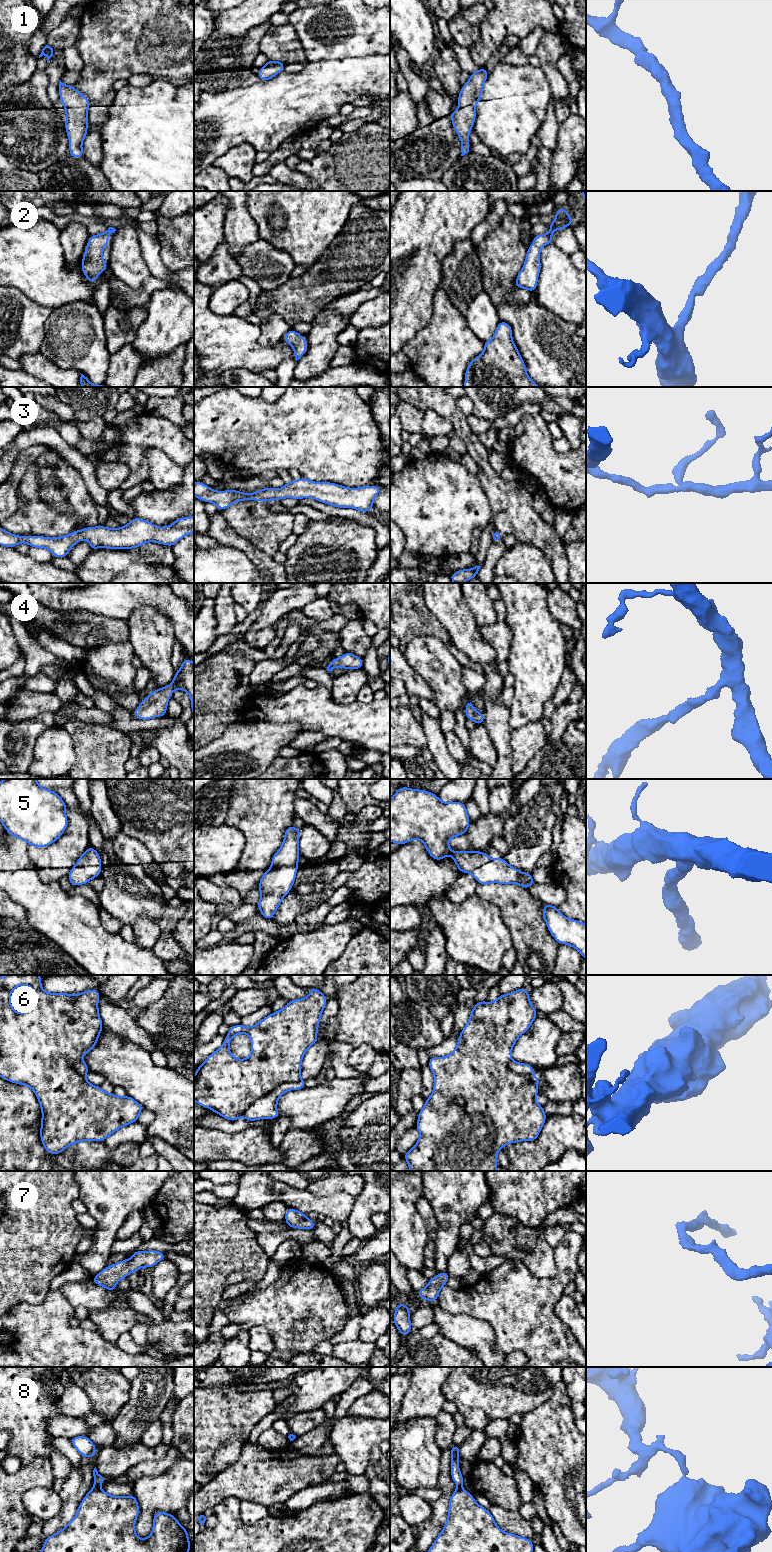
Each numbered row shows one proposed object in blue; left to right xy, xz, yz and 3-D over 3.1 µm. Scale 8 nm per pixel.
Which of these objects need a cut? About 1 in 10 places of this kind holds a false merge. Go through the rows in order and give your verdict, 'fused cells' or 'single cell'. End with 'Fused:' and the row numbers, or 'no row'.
1: single cell
2: single cell
3: single cell
4: single cell
5: single cell
6: single cell
7: single cell
8: fused cells
Fused: 8

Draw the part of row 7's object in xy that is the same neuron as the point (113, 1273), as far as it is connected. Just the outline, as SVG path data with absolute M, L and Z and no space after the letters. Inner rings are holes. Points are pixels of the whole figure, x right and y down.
M136 1250L130 1259L124 1259L112 1265L108 1265L91 1280L93 1283L115 1292L116 1284L132 1272L138 1272L142 1267L154 1267L159 1261L166 1259L164 1252L149 1250Z

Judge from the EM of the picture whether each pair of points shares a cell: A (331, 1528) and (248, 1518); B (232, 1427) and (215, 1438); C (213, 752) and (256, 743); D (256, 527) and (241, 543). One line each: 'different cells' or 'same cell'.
A: different cells
B: same cell
C: same cell
D: different cells

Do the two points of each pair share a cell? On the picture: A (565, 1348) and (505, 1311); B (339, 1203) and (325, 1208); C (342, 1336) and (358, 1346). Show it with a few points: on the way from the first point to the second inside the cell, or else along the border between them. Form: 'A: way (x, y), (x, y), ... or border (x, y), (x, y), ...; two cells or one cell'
A: way (550, 1345), (520, 1315); one cell
B: way (336, 1206), (328, 1206); one cell
C: border (358, 1338), (352, 1341), (338, 1342), (335, 1345); two cells

